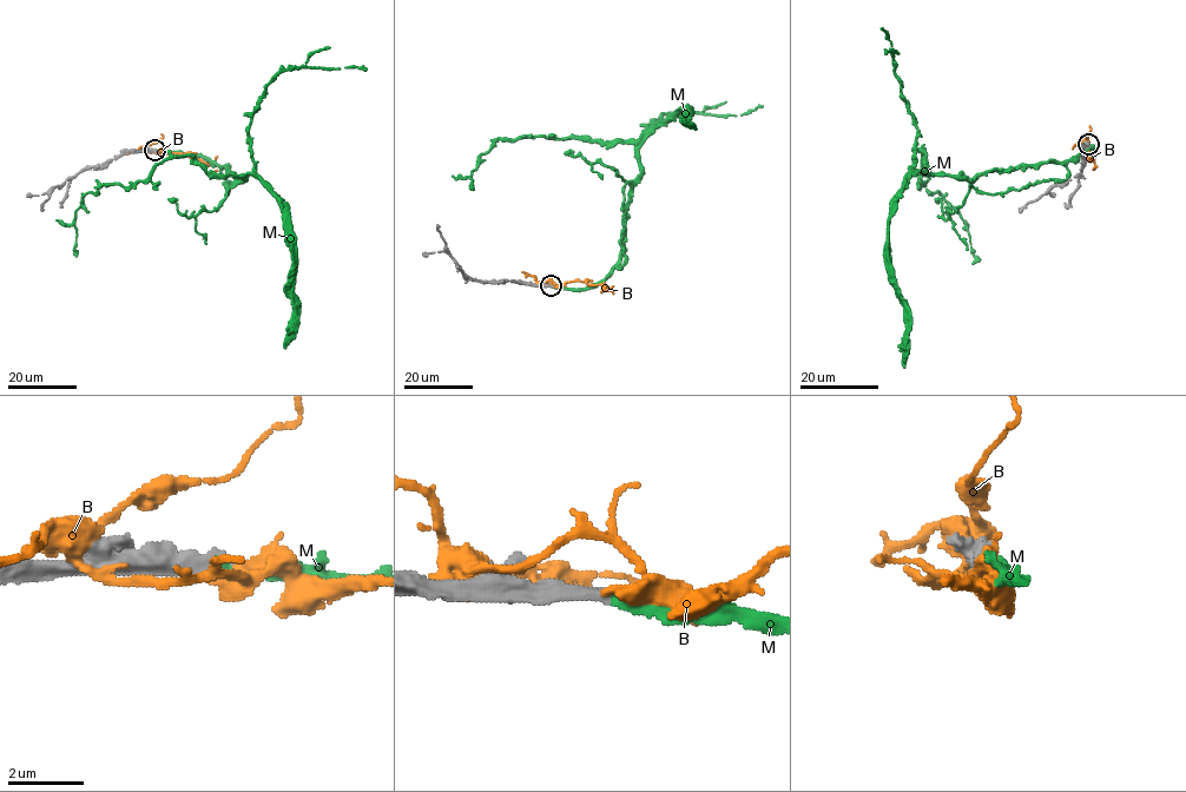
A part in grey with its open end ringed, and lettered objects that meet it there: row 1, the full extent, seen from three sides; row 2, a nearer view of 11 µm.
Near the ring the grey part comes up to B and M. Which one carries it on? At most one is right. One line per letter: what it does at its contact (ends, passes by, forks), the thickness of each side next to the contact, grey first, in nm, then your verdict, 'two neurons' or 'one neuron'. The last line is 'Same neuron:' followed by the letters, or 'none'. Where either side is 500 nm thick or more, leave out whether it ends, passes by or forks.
B: it ends there; 400 nm thick on the grey side, 420 nm on the other; two neurons
M: it ends there; 400 nm thick on the grey side, 360 nm on the other; one neuron
Same neuron: M

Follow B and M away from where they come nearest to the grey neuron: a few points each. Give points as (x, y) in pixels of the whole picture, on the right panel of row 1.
B: (1088, 146), (1082, 149), (1094, 163), (1093, 170), (1096, 166)
M: (1088, 145), (1060, 163), (973, 180), (927, 175), (922, 150), (921, 186), (960, 213), (973, 264)

